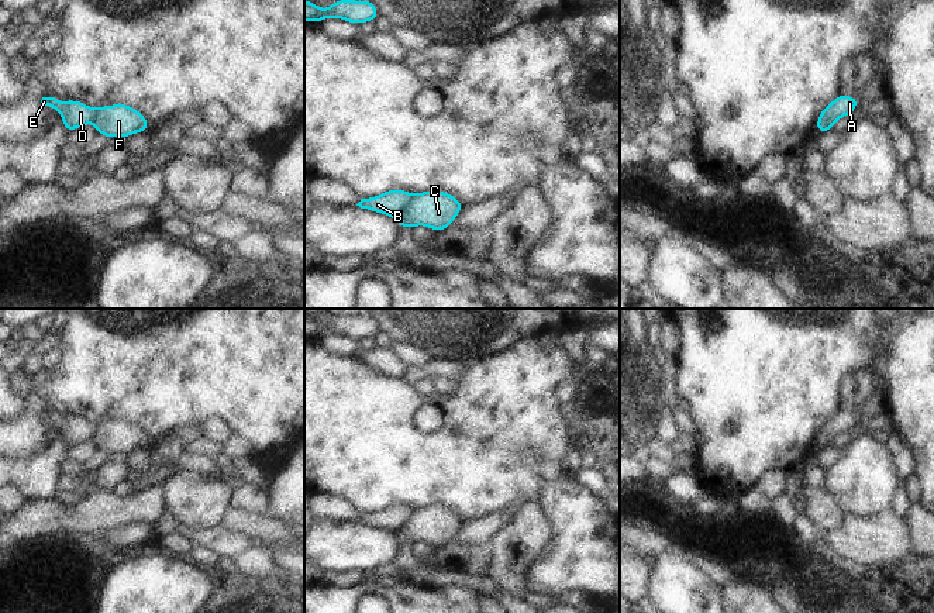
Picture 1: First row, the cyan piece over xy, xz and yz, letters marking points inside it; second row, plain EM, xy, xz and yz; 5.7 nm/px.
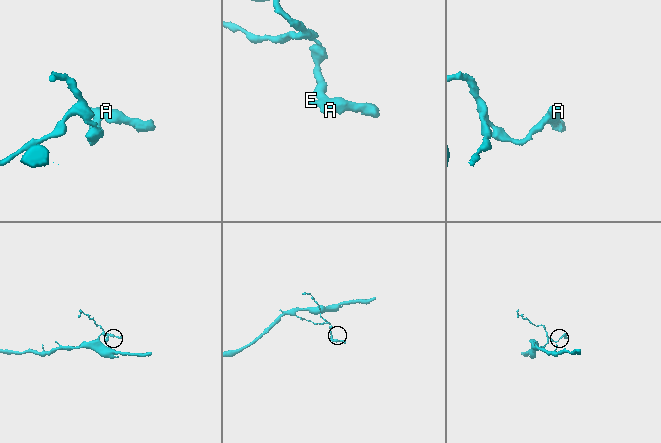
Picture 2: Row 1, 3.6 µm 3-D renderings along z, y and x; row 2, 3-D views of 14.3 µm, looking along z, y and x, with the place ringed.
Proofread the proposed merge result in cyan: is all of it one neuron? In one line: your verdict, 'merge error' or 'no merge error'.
merge error

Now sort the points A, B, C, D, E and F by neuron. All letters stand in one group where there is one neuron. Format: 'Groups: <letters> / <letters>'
Groups: A C F / B D E.

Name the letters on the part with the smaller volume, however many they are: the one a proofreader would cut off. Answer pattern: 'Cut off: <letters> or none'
Cut off: A, C, F.

